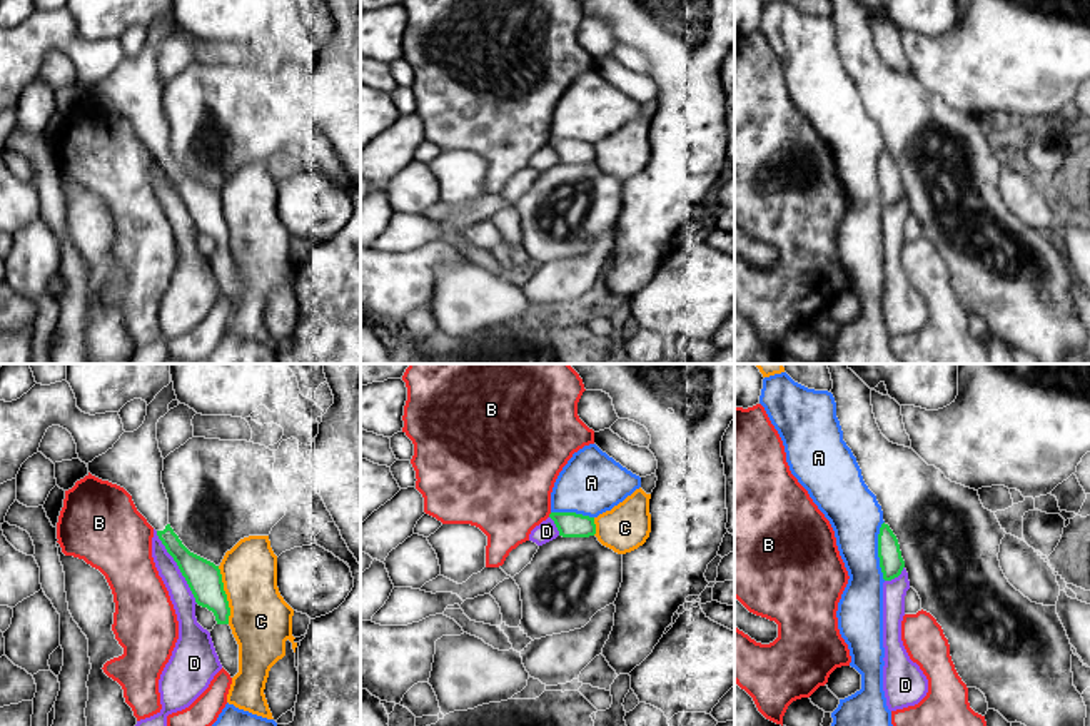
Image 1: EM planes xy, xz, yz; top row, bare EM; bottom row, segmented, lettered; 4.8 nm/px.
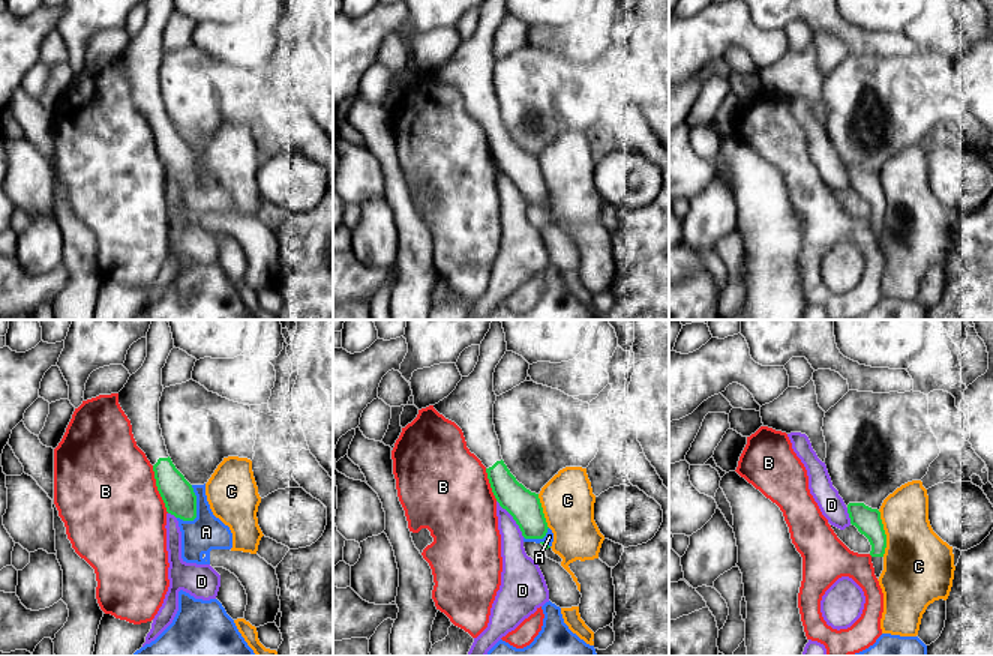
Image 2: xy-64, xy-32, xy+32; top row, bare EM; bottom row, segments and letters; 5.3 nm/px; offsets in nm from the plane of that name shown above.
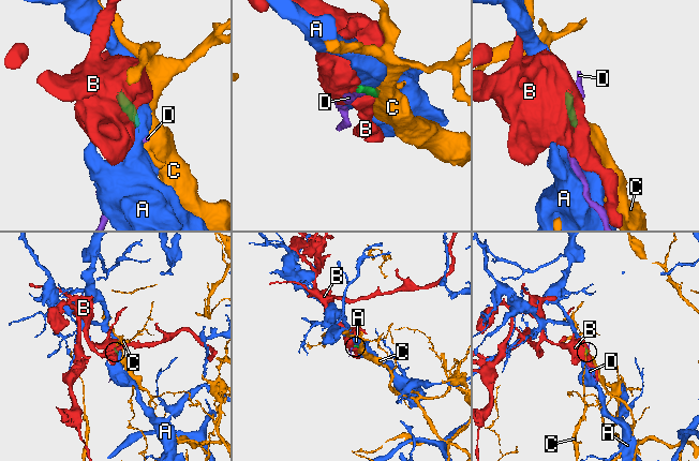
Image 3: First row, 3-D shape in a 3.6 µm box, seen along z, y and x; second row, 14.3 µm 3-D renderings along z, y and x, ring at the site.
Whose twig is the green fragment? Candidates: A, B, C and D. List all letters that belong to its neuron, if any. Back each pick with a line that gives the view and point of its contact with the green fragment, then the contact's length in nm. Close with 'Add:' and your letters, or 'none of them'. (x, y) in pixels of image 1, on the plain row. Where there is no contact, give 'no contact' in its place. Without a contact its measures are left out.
Add: none of them

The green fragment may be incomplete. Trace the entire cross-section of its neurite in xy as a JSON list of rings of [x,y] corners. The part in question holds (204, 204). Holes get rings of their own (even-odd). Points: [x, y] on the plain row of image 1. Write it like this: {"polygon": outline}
{"polygon": [[[170,2],[170,10],[147,32],[144,50],[134,58],[124,58],[112,75],[95,83],[87,93],[92,102],[124,113],[132,122],[137,137],[157,157],[159,165],[185,204],[195,229],[214,239],[217,250],[209,259],[222,294],[234,304],[239,299],[239,270],[229,252],[230,234],[224,217],[220,195],[214,189],[190,179],[169,150],[169,125],[162,110],[164,83],[157,67],[157,48],[169,38],[169,30],[172,27],[177,27],[177,22]]]}

